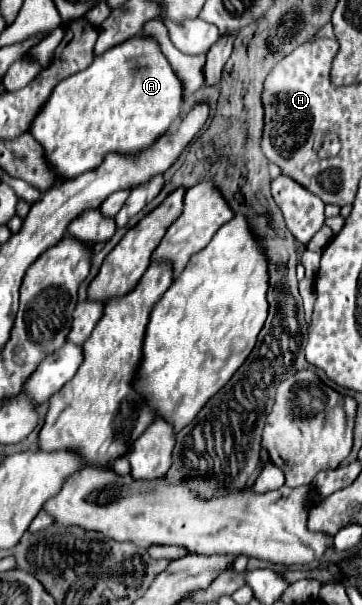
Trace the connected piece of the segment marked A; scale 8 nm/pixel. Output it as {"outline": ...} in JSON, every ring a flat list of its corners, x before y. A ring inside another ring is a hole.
{"outline":[[135,36,115,48,109,48,105,54,95,56,93,64,87,70,61,80,53,88,49,100,35,114,29,132,43,146,45,160,53,168,57,182,65,182,77,178,87,170,99,168,109,152,135,156,151,148,161,138,161,134,165,134,179,118,181,96,181,82,167,58,161,54,159,44,153,38]]}

